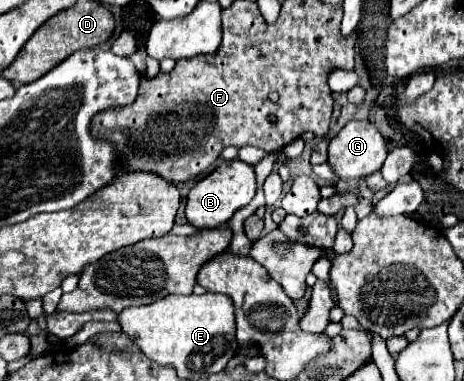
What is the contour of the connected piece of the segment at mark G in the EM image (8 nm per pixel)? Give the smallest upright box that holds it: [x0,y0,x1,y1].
[327,121,387,181]

